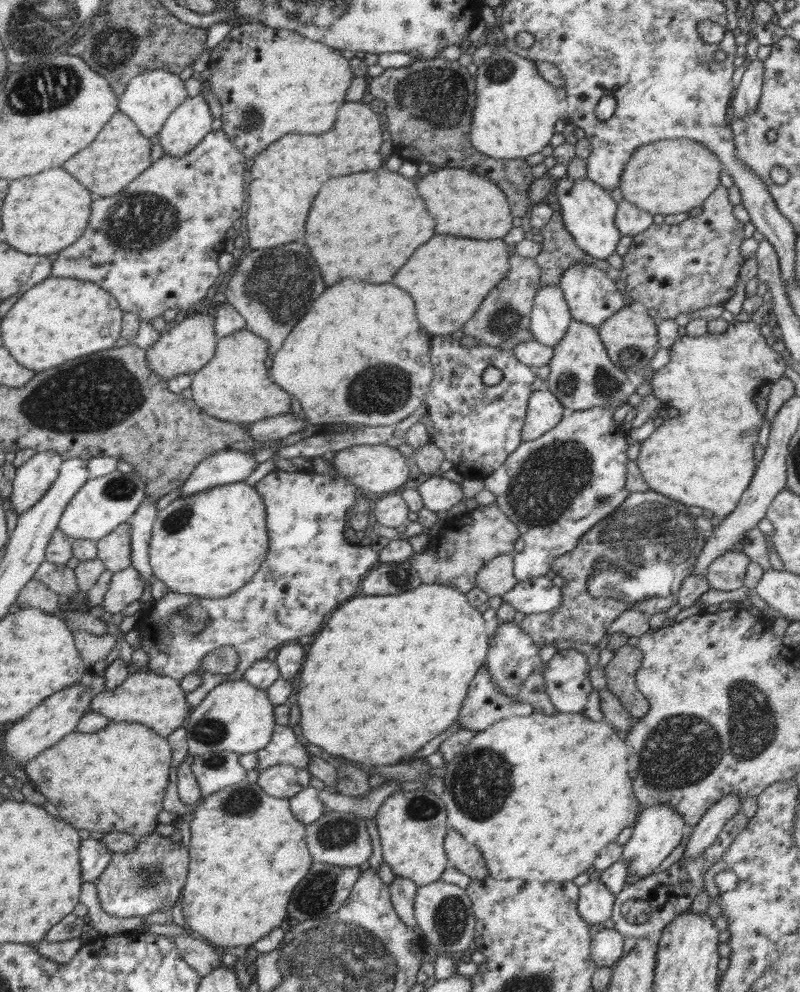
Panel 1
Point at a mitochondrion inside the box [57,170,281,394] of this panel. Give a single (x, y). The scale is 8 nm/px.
(139, 221)

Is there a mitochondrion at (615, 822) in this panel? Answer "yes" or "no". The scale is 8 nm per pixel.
no

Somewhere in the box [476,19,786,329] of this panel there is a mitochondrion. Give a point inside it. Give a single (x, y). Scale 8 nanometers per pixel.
(499, 71)

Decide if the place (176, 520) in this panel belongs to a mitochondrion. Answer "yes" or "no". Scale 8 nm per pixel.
yes

